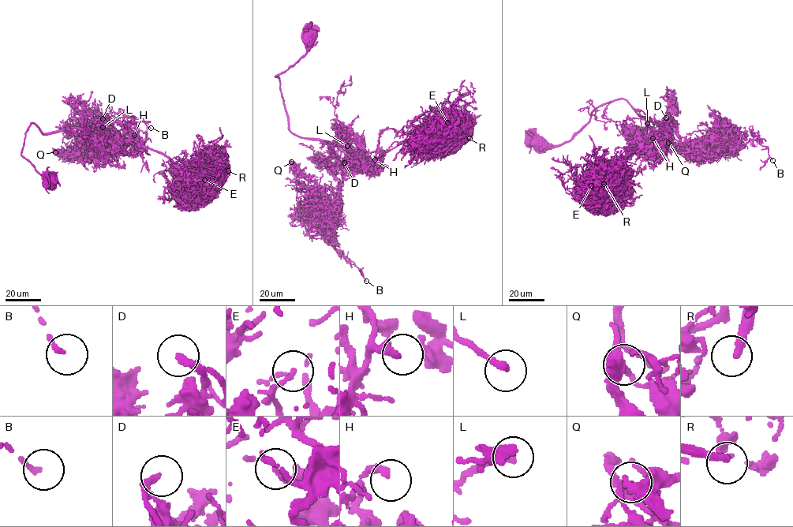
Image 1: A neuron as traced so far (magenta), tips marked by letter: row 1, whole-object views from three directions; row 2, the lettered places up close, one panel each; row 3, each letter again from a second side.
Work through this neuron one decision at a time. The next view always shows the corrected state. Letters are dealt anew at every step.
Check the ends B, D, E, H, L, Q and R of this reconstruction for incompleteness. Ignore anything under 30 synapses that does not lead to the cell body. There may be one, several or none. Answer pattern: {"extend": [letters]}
{"extend": ["E", "H", "L"]}

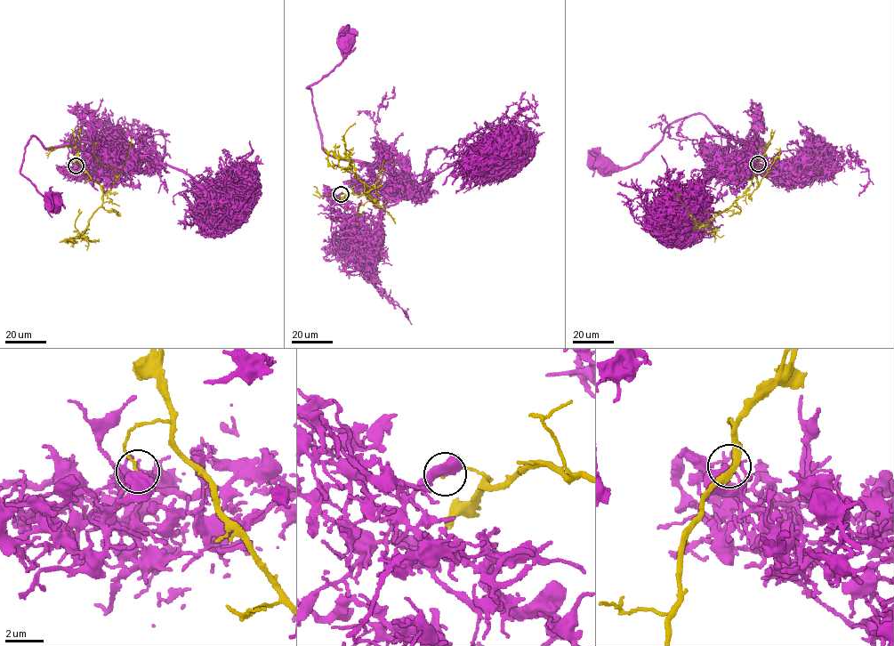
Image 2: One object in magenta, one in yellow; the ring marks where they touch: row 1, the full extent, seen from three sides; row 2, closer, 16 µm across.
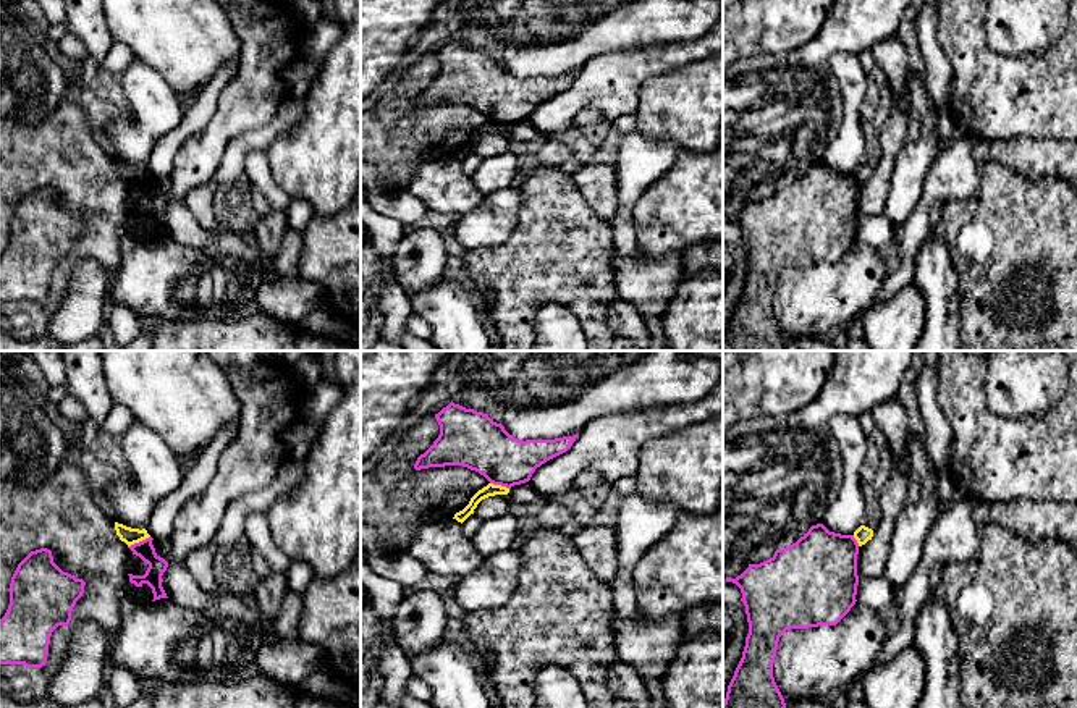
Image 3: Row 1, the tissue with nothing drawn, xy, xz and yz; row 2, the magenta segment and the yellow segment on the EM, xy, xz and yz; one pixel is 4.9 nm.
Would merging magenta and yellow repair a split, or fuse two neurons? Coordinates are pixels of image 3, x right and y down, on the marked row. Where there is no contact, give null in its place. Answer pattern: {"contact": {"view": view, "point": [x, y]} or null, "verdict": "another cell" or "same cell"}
{"contact": {"view": "xy", "point": [139, 542]}, "verdict": "another cell"}

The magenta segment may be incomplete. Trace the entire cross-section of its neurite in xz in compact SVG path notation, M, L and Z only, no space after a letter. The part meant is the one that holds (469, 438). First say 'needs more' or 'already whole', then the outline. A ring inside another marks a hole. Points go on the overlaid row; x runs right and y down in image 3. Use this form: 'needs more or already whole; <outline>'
already whole; M453 401L435 419L440 435L417 457L414 469L462 466L484 475L490 483L511 488L530 480L537 467L566 453L577 435L555 440L521 441L487 414L466 409Z

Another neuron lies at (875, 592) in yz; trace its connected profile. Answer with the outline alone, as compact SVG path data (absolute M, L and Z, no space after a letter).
M885 577L859 579L855 600L876 613L894 608L894 587Z

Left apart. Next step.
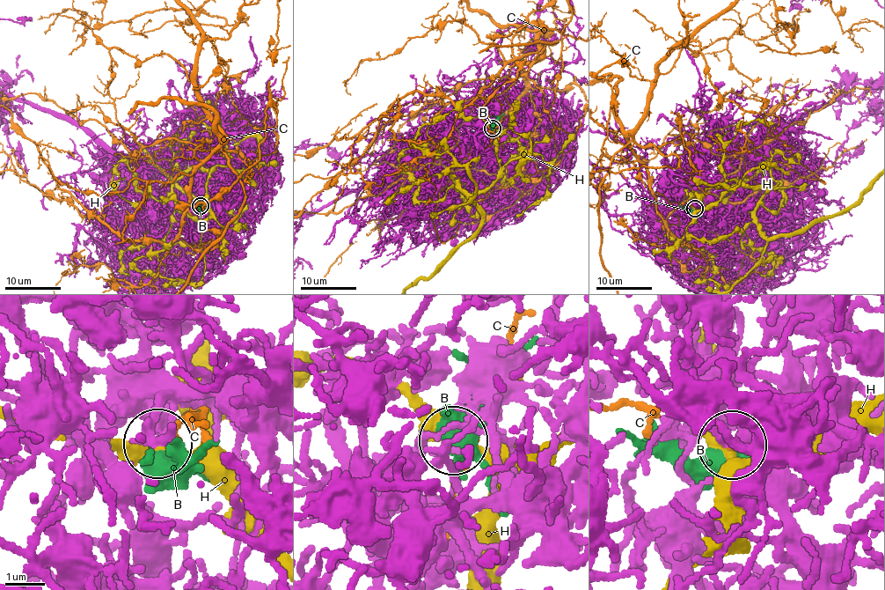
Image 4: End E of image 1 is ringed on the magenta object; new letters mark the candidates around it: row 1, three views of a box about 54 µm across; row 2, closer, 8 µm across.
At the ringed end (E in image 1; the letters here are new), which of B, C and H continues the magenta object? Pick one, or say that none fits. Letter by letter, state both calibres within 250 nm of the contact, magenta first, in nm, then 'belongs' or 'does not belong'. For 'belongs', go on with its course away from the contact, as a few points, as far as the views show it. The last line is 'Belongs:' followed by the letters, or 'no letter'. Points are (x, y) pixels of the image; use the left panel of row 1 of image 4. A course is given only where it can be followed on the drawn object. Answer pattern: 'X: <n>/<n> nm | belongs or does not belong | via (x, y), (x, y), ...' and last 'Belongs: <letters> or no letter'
B: 280/480 nm | belongs
C: 180/120 nm | does not belong
H: 280/360 nm | does not belong
Belongs: B

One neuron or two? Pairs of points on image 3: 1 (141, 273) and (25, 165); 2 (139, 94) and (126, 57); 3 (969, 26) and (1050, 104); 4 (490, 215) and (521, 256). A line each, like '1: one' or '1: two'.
1: two
2: two
3: one
4: two

